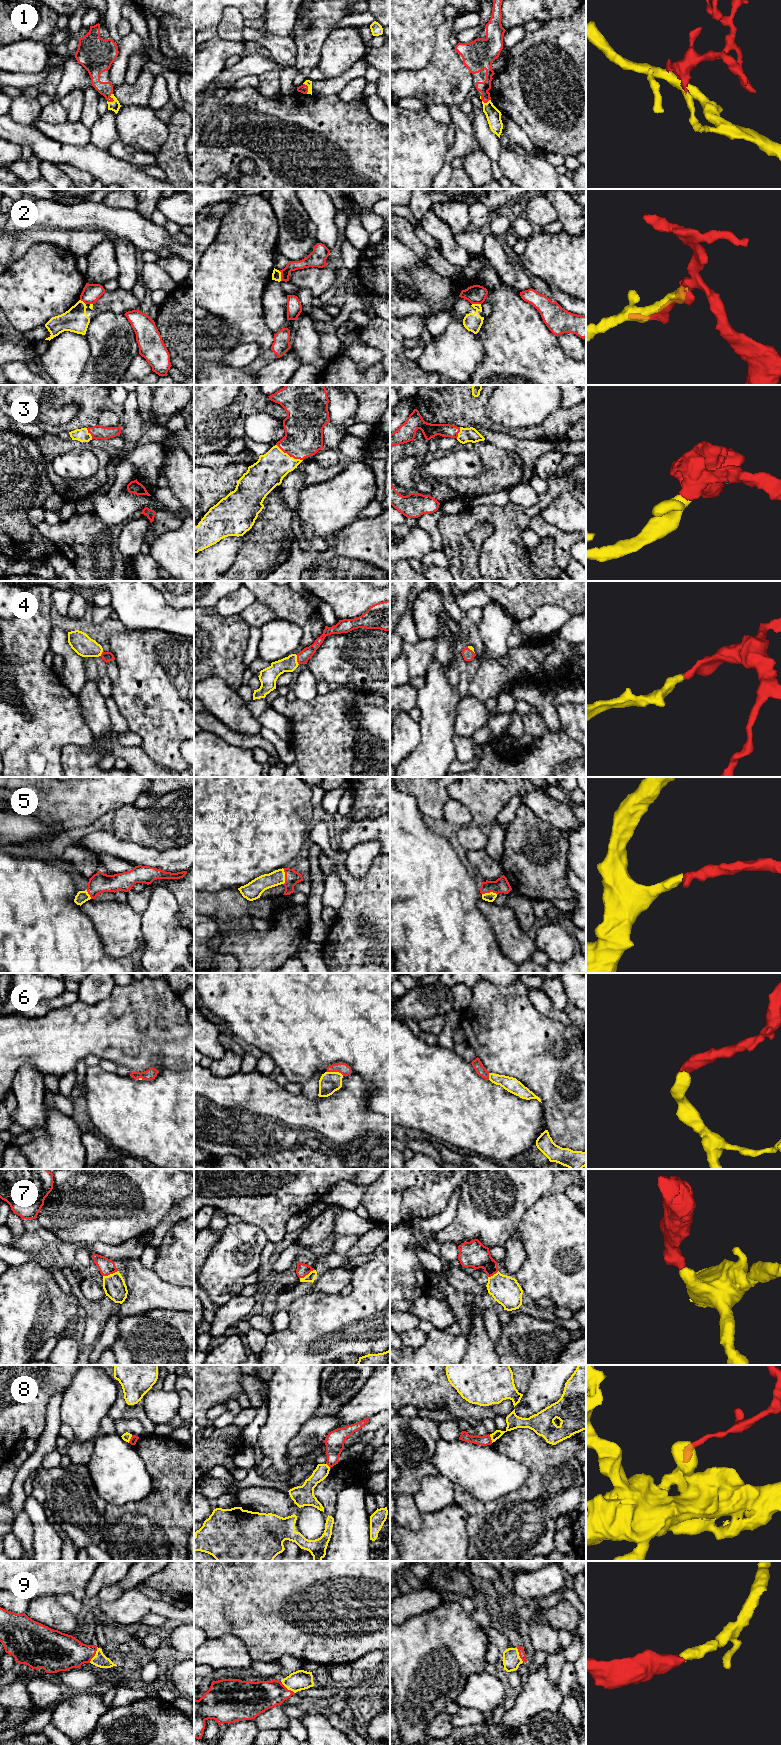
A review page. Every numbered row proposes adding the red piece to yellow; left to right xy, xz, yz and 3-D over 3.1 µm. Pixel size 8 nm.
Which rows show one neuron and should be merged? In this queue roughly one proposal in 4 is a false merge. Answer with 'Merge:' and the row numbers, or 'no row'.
Merge: 1, 3, 4, 5, 6, 7, 9

